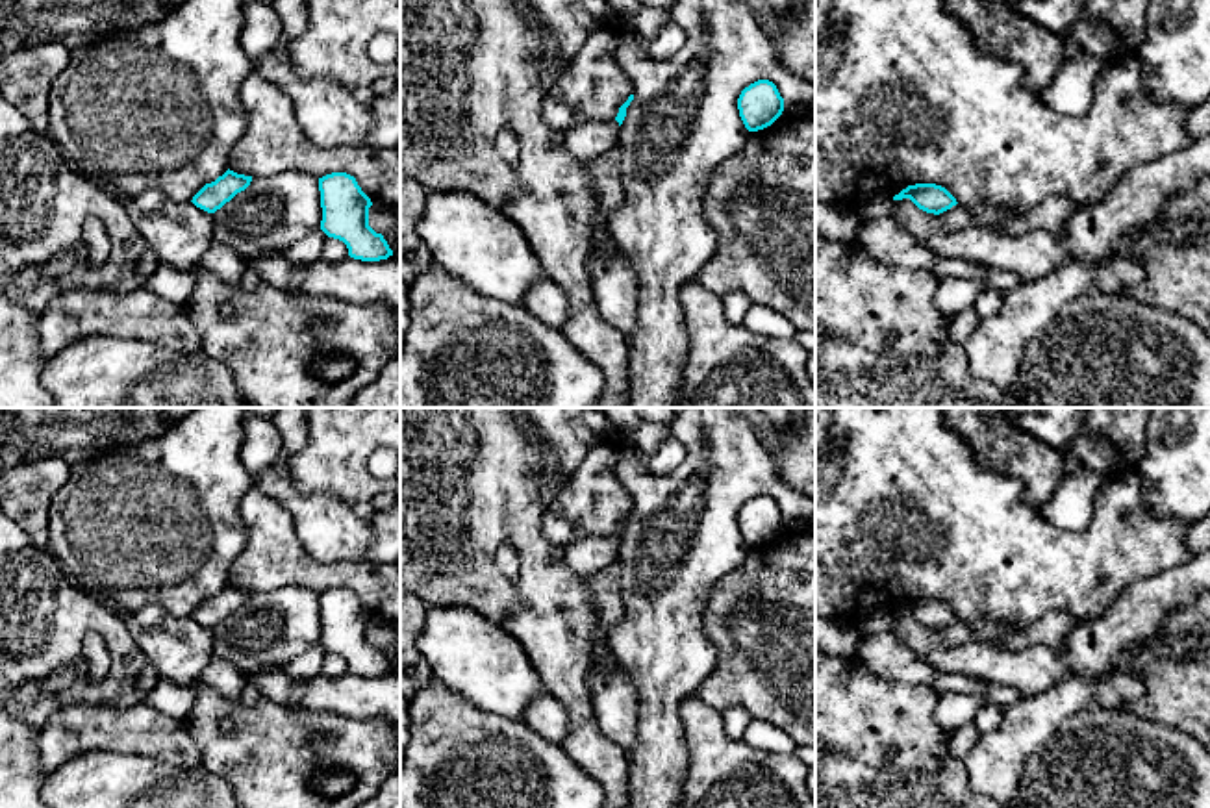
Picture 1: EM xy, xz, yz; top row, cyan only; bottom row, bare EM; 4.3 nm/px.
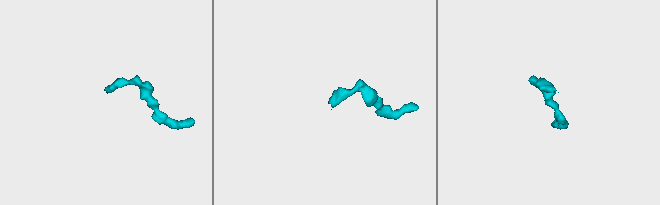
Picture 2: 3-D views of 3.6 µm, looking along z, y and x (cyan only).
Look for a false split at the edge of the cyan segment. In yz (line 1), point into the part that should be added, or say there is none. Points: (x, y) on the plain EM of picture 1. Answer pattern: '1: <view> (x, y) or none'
1: none

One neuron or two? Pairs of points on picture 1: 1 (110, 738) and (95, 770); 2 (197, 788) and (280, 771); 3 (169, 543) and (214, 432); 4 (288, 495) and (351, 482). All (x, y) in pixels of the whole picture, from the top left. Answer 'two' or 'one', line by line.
1: two
2: two
3: one
4: two

